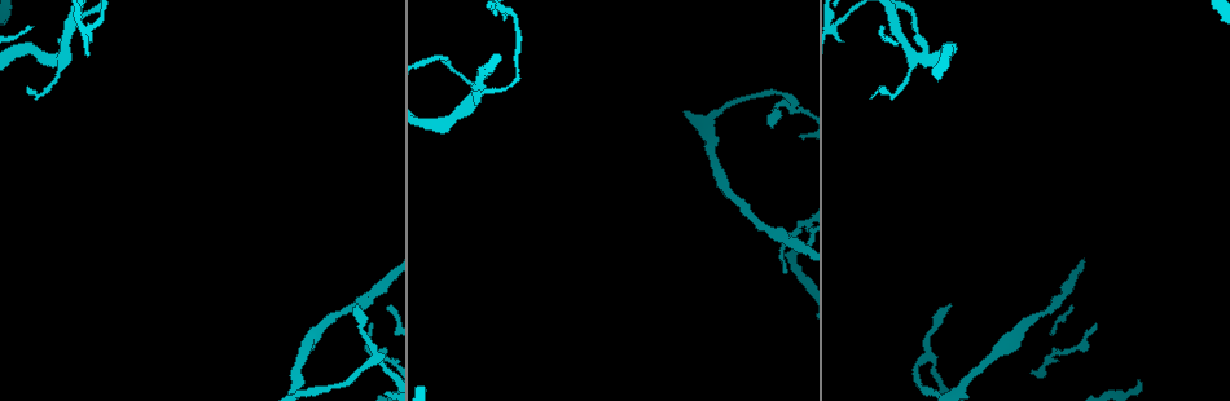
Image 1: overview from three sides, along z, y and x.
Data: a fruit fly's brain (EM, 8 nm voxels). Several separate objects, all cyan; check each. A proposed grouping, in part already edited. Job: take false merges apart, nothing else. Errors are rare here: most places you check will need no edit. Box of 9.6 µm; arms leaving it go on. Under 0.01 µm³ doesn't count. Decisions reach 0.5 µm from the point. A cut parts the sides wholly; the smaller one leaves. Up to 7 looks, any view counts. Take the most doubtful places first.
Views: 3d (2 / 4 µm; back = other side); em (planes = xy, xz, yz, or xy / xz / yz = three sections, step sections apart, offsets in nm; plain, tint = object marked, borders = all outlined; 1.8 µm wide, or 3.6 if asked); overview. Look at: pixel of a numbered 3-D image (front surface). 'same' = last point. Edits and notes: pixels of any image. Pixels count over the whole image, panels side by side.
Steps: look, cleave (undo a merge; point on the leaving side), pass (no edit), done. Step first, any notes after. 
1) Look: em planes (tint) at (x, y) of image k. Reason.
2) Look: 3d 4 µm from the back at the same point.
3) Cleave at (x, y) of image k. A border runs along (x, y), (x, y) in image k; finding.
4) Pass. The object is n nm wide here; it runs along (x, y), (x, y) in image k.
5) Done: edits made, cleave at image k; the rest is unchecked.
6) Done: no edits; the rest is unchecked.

Look: em 3.6 µm xz step 16 (tint) at (926, 54) of image 1. Sudden change in width.

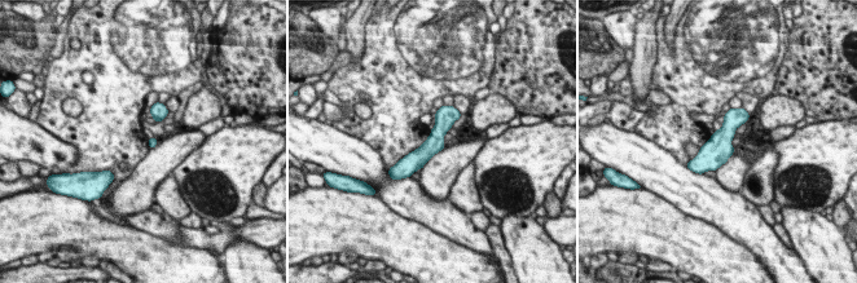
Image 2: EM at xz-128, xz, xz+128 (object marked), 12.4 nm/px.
Look: em 3.6 µm planes (borders) at the same point.

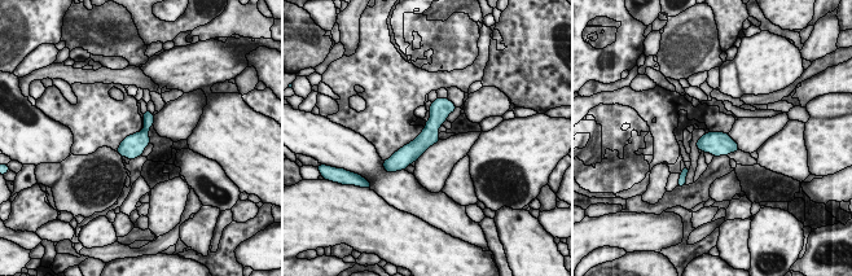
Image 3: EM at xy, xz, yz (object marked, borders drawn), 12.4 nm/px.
Cleave at (148, 117) of image 3. A second neuron is stuck on.

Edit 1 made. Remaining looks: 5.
Look: overview. See it whole again.

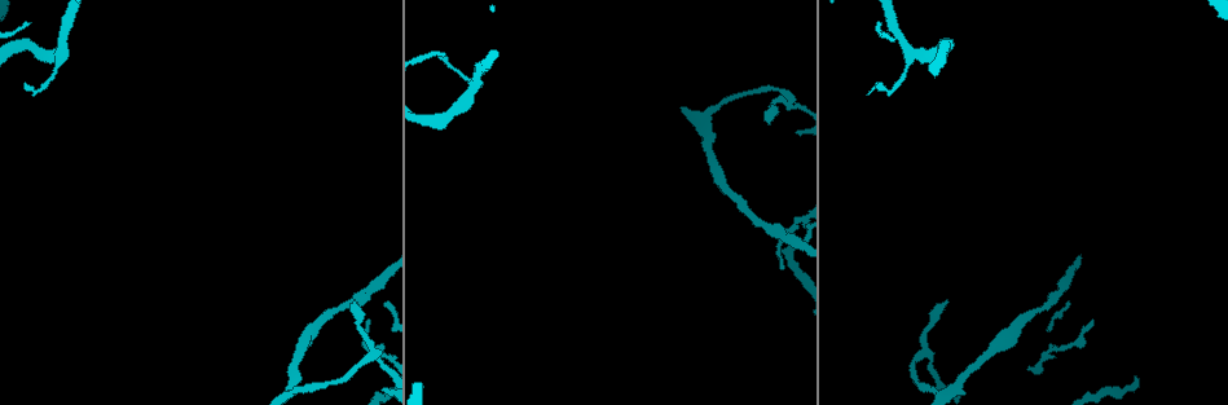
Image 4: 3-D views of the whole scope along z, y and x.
Look: em xy step 8 (tint) at (786, 99) of image 4.

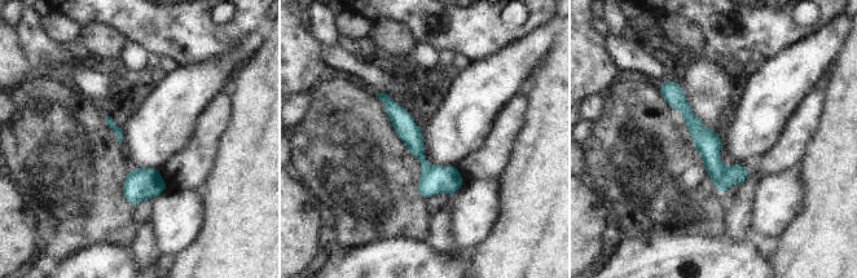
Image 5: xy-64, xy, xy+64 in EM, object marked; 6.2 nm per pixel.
Look: em planes (tint) at the same point.

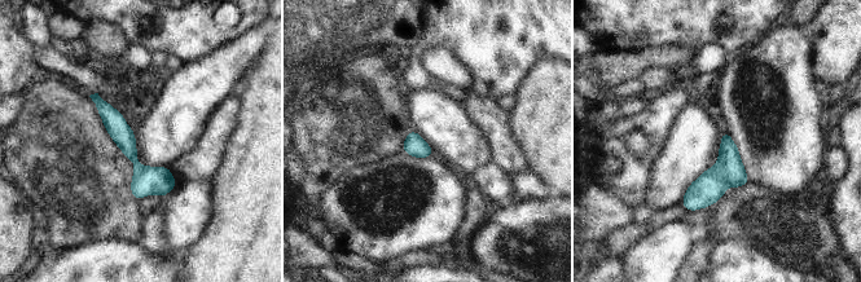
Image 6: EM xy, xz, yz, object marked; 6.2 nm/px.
Cleave at (730, 167) of image 6. A border runs along (715, 166), (716, 171), (729, 184) in image 6; a second neuron is stuck on.

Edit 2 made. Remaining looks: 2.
Done: edits made, cleave at image 3, cleave at image 6; the rest is unchecked.

